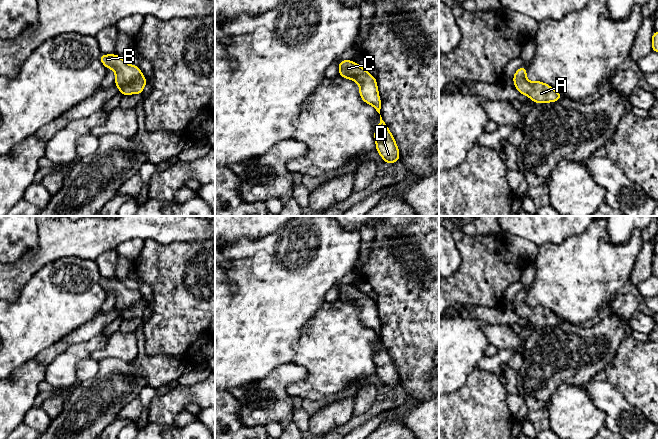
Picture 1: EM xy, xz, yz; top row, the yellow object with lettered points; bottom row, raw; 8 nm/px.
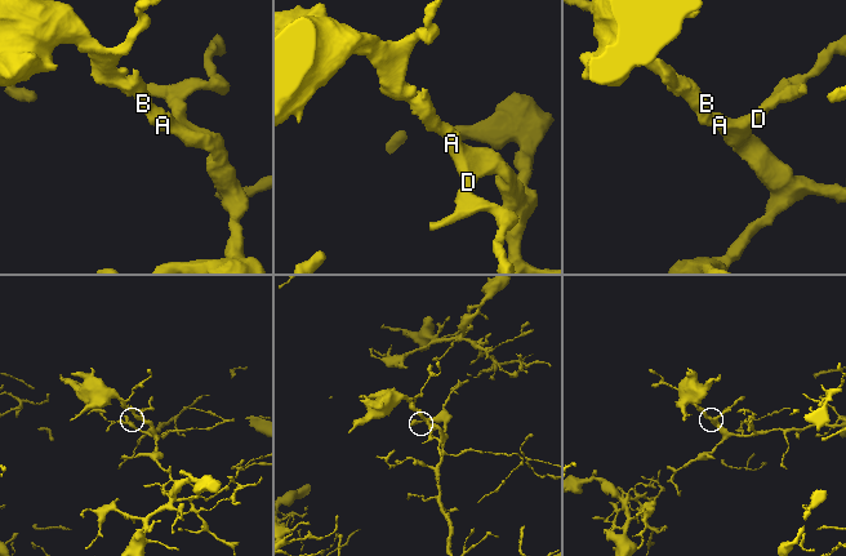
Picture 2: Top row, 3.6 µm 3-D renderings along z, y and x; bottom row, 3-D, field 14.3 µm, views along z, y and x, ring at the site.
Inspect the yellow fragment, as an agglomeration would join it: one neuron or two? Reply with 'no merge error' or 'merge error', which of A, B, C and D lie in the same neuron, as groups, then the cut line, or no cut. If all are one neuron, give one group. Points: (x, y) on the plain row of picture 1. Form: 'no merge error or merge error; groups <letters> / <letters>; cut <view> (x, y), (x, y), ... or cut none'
no merge error; groups A B C D; cut none

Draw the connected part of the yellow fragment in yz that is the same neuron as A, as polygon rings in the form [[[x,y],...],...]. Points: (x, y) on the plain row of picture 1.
[[[521,290],[514,298],[515,312],[523,319],[532,323],[534,327],[548,327],[560,324],[563,320],[551,310],[541,306],[529,306],[525,301],[527,292]]]

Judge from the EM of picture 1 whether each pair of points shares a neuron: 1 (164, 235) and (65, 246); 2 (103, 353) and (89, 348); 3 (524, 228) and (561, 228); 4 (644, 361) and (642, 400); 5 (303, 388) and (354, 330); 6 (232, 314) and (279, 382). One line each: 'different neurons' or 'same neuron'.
1: same neuron
2: different neurons
3: same neuron
4: same neuron
5: same neuron
6: different neurons

